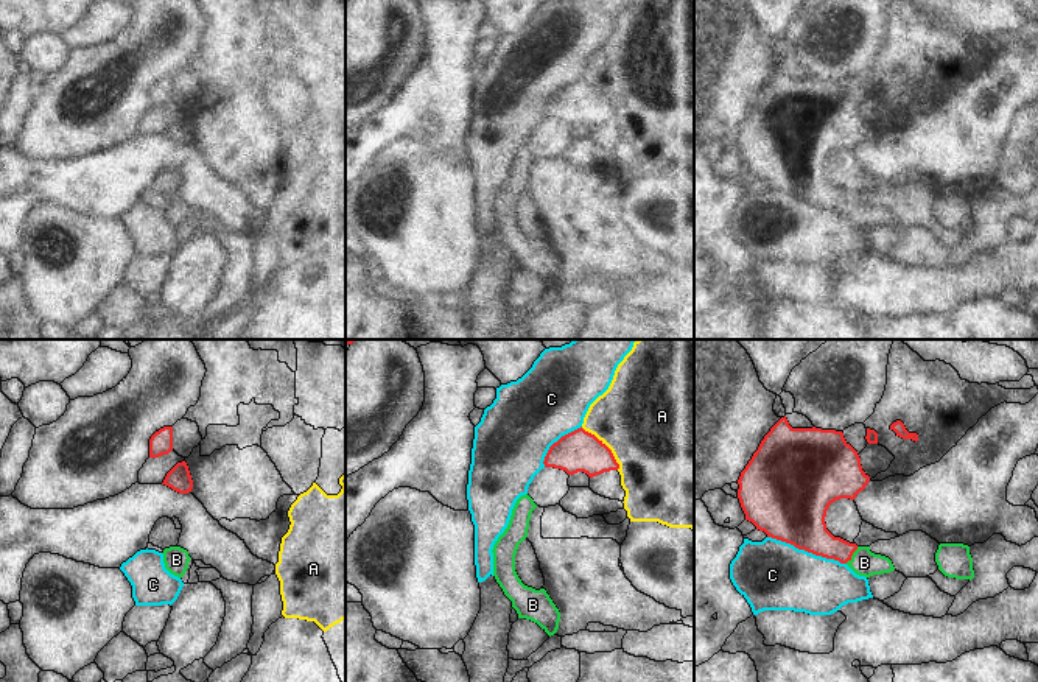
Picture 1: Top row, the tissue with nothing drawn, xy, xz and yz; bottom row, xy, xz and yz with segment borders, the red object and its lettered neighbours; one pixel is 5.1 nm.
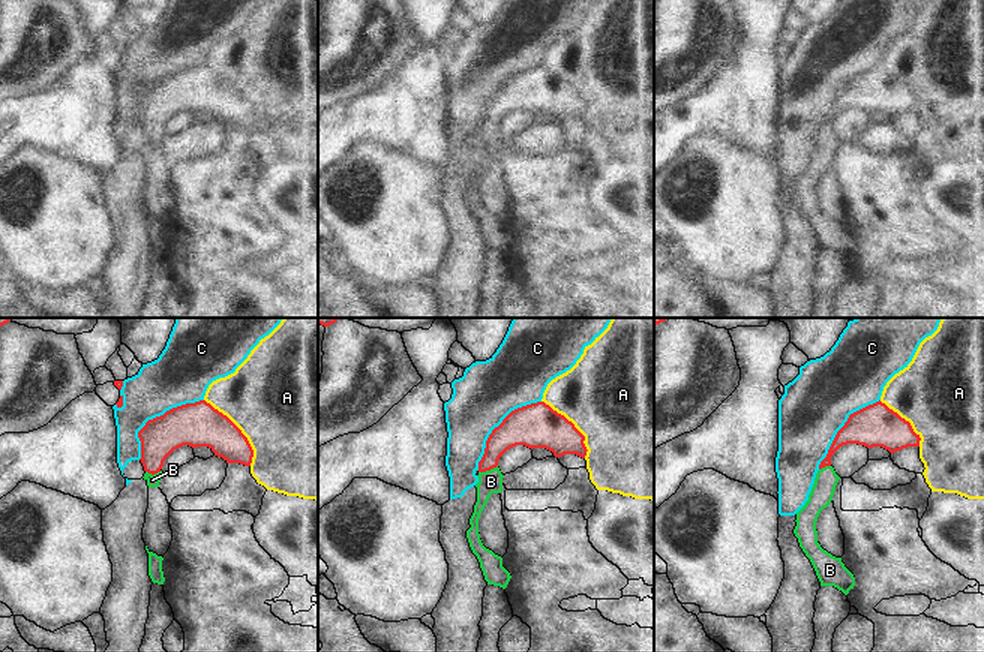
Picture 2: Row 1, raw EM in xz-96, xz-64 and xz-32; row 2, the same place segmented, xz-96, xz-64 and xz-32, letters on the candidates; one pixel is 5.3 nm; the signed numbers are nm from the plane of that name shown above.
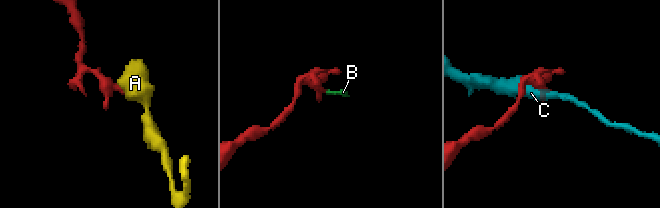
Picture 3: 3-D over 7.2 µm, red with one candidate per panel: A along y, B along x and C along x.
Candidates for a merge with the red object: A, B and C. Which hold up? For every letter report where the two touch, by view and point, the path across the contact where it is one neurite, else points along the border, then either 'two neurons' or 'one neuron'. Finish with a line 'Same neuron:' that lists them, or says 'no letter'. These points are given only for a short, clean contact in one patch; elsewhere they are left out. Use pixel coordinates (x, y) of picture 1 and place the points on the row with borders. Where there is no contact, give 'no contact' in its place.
A: contact xz (606, 446); two neurons
B: contact yz (852, 555); way yz (810, 533), (820, 542), (852, 555), (864, 562); one neuron
C: contact yz (806, 550); two neurons
Same neuron: B

